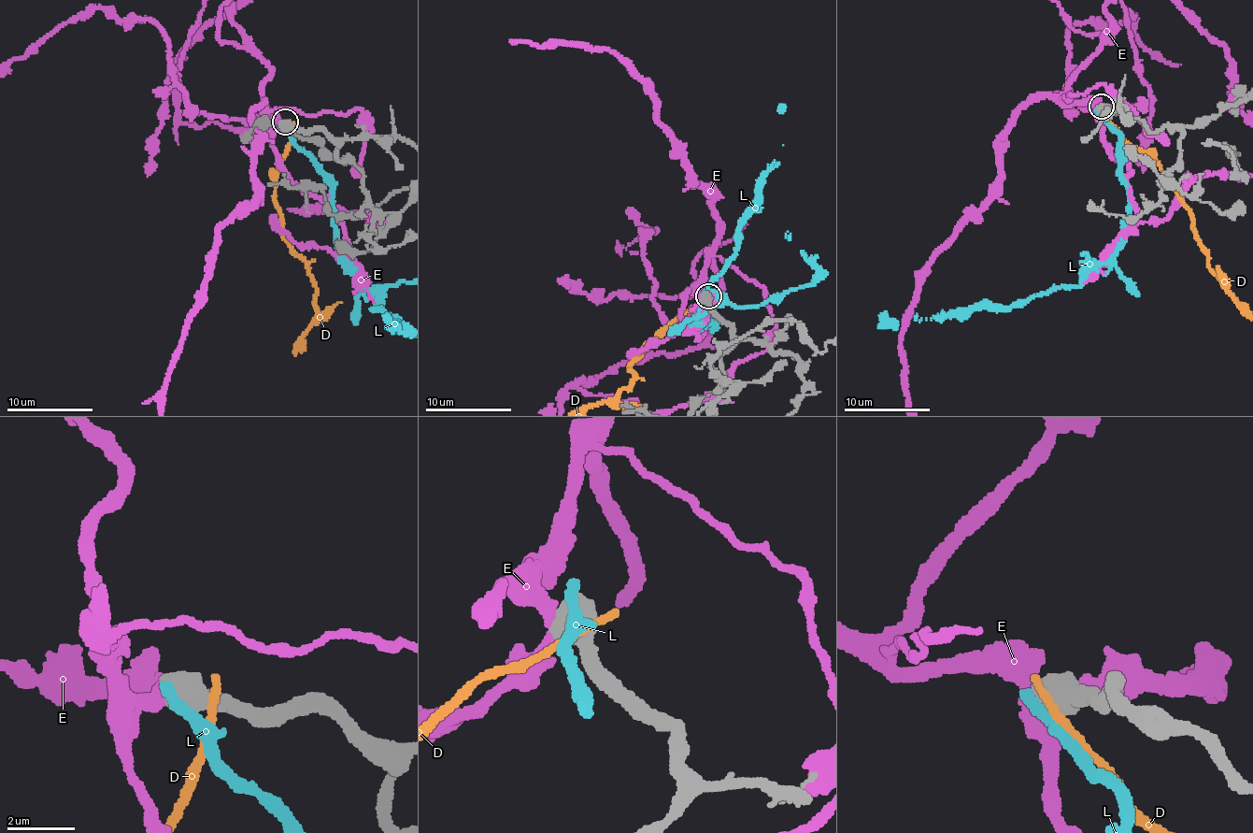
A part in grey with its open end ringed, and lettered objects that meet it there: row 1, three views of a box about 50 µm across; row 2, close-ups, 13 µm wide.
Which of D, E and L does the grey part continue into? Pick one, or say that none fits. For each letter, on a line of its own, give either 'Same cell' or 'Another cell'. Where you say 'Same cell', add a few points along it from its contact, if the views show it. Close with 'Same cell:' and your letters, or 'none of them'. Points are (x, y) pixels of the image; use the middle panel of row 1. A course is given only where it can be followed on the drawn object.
D: Another cell
E: Another cell
L: Another cell
Same cell: none of them

